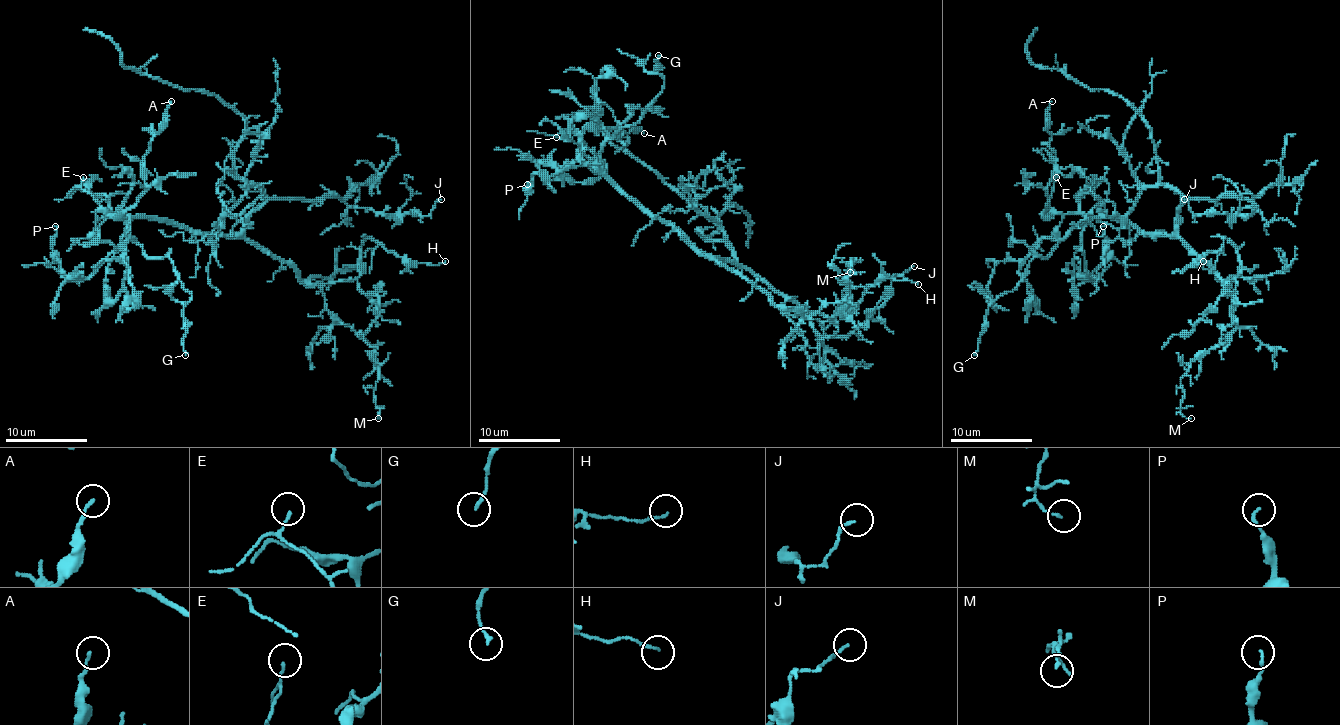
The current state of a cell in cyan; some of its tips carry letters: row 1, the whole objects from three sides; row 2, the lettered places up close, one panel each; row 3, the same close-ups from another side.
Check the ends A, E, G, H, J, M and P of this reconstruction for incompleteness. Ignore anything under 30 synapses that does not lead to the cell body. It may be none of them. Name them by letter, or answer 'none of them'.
none of them

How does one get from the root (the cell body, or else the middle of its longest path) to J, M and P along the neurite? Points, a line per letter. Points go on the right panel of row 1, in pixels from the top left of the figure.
J: (1131, 210), (1144, 189), (1156, 185), (1182, 197), (1246, 197), (1254, 210), (1195, 216), (1184, 199)
M: (1131, 210), (1148, 187), (1174, 189), (1178, 236), (1231, 294), (1221, 341), (1180, 379), (1191, 418)
P: (1131, 210), (1129, 242), (1129, 224), (1084, 226), (1094, 281), (1103, 226)

